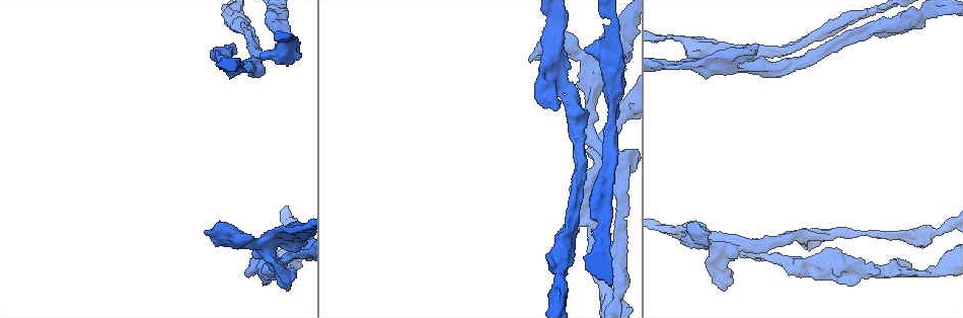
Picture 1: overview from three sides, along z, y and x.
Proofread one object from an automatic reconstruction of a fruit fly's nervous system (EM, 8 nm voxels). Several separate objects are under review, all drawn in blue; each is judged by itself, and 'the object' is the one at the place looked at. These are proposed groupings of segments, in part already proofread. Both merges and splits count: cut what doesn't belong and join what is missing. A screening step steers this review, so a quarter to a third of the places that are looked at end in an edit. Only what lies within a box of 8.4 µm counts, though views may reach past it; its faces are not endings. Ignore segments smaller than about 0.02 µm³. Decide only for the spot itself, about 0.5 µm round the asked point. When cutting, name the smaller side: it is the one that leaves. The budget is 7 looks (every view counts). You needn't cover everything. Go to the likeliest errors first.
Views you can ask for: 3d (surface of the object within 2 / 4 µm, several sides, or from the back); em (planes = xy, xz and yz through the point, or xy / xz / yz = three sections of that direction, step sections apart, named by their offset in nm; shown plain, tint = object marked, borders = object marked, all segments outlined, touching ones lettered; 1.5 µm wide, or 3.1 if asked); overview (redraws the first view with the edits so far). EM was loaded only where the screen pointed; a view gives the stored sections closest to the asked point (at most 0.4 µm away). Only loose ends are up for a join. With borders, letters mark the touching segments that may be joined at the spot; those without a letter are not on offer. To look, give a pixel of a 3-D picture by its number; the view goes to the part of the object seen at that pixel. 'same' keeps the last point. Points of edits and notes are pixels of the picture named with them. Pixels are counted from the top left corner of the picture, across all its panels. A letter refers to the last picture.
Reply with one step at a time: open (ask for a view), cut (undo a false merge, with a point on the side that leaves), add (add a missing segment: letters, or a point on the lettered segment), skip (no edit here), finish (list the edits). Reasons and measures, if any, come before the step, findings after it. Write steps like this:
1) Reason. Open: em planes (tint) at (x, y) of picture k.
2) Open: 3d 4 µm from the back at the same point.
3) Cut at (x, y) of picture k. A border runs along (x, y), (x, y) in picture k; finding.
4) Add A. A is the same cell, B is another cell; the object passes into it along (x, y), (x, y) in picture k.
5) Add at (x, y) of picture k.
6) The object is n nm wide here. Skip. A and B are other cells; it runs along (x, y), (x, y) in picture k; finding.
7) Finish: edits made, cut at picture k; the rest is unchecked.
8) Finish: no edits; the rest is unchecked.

Sudden change in width. Open: 3d 2 µm at (288, 36) of picture 1.

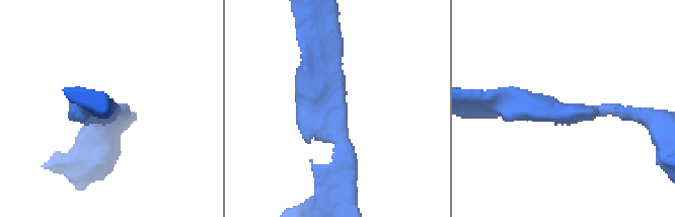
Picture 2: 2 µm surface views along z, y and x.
Open: em planes (borders) at (593, 112) of picture 2.

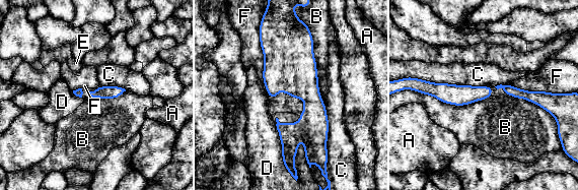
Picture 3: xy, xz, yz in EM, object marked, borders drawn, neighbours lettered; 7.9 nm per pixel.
Skip. A, B, C, D, E and F are other cells; it runs along (426, 85), (446, 93), (489, 93) in picture 3; one cell here.

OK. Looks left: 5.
Free end. Open: 3d 2 µm at (558, 107) of picture 1.

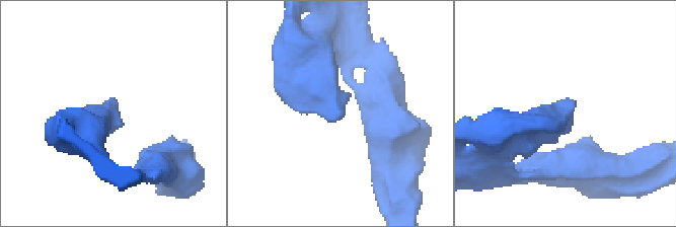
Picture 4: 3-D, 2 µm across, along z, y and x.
Open: em planes (borders) at (568, 100) of picture 4.

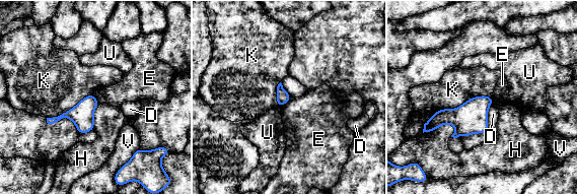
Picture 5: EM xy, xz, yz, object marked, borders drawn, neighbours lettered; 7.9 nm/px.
Skip. D, E, H, K, U and V are other cells; a border runs along (92, 93), (65, 112), (47, 118) in picture 5; no lettered segment goes on from it.

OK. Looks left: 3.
Branch stops here. Open: 3d 2 µm at (908, 266) of picture 1.

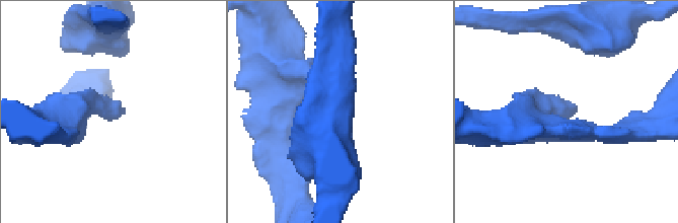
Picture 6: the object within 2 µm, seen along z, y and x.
Shape alone is not enough. Open: em planes (plain) at (568, 116) of picture 6.

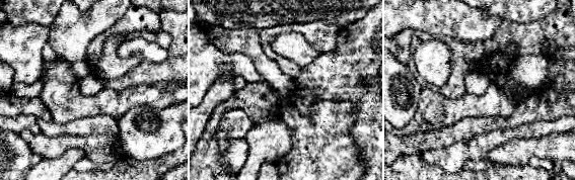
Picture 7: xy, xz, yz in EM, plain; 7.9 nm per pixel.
Open: em planes (borders) at the same point.

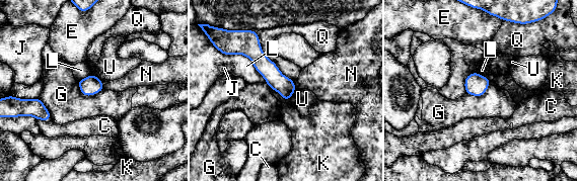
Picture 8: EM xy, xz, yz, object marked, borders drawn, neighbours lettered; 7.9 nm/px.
The object is 150 nm wide here. Skip. C, E, G, J, K, L, N, Q and U are other cells; it runs along (249, 44), (286, 89), (286, 97) in picture 8; none of them fits.

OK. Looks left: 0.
Finish: no edits; the rest is unchecked.

